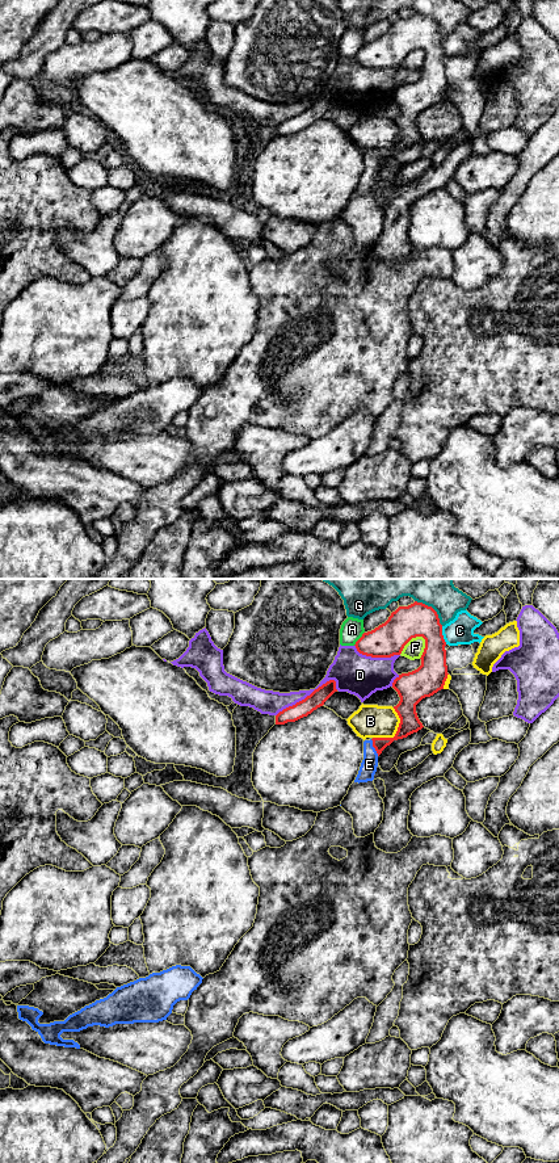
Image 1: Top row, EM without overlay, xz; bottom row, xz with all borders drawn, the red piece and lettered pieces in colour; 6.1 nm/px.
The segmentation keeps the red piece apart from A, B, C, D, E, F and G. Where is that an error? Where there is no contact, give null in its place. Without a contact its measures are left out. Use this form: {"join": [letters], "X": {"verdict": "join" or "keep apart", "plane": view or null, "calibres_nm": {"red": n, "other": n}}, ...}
{"join": ["E"], "A": {"verdict": "keep apart", "plane": "xz", "calibres_nm": {"red": 200, "other": 140}}, "B": {"verdict": "keep apart", "plane": "xz", "calibres_nm": {"red": 140, "other": 200}}, "C": {"verdict": "keep apart", "plane": "xz", "calibres_nm": {"red": 200, "other": 160}}, "D": {"verdict": "keep apart", "plane": "xz", "calibres_nm": {"red": 100, "other": 150}}, "E": {"verdict": "join", "plane": "xz", "calibres_nm": {"red": 120, "other": 100}}, "F": {"verdict": "keep apart", "plane": "xz", "calibres_nm": {"red": 200, "other": 110}}, "G": {"verdict": "keep apart", "plane": "xz", "calibres_nm": {"red": 200, "other": 180}}}

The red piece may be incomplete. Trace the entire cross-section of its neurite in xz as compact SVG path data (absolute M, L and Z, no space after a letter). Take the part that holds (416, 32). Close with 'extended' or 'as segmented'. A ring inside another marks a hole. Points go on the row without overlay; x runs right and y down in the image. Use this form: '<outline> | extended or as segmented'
M423 14L399 18L384 35L363 45L354 56L362 67L391 70L400 67L404 58L416 49L425 51L421 77L399 87L392 95L400 109L399 116L394 118L400 130L398 143L394 150L373 150L363 154L363 172L354 194L373 193L382 163L394 152L407 150L424 139L417 129L416 117L444 101L449 87L442 37L437 24Z | extended

